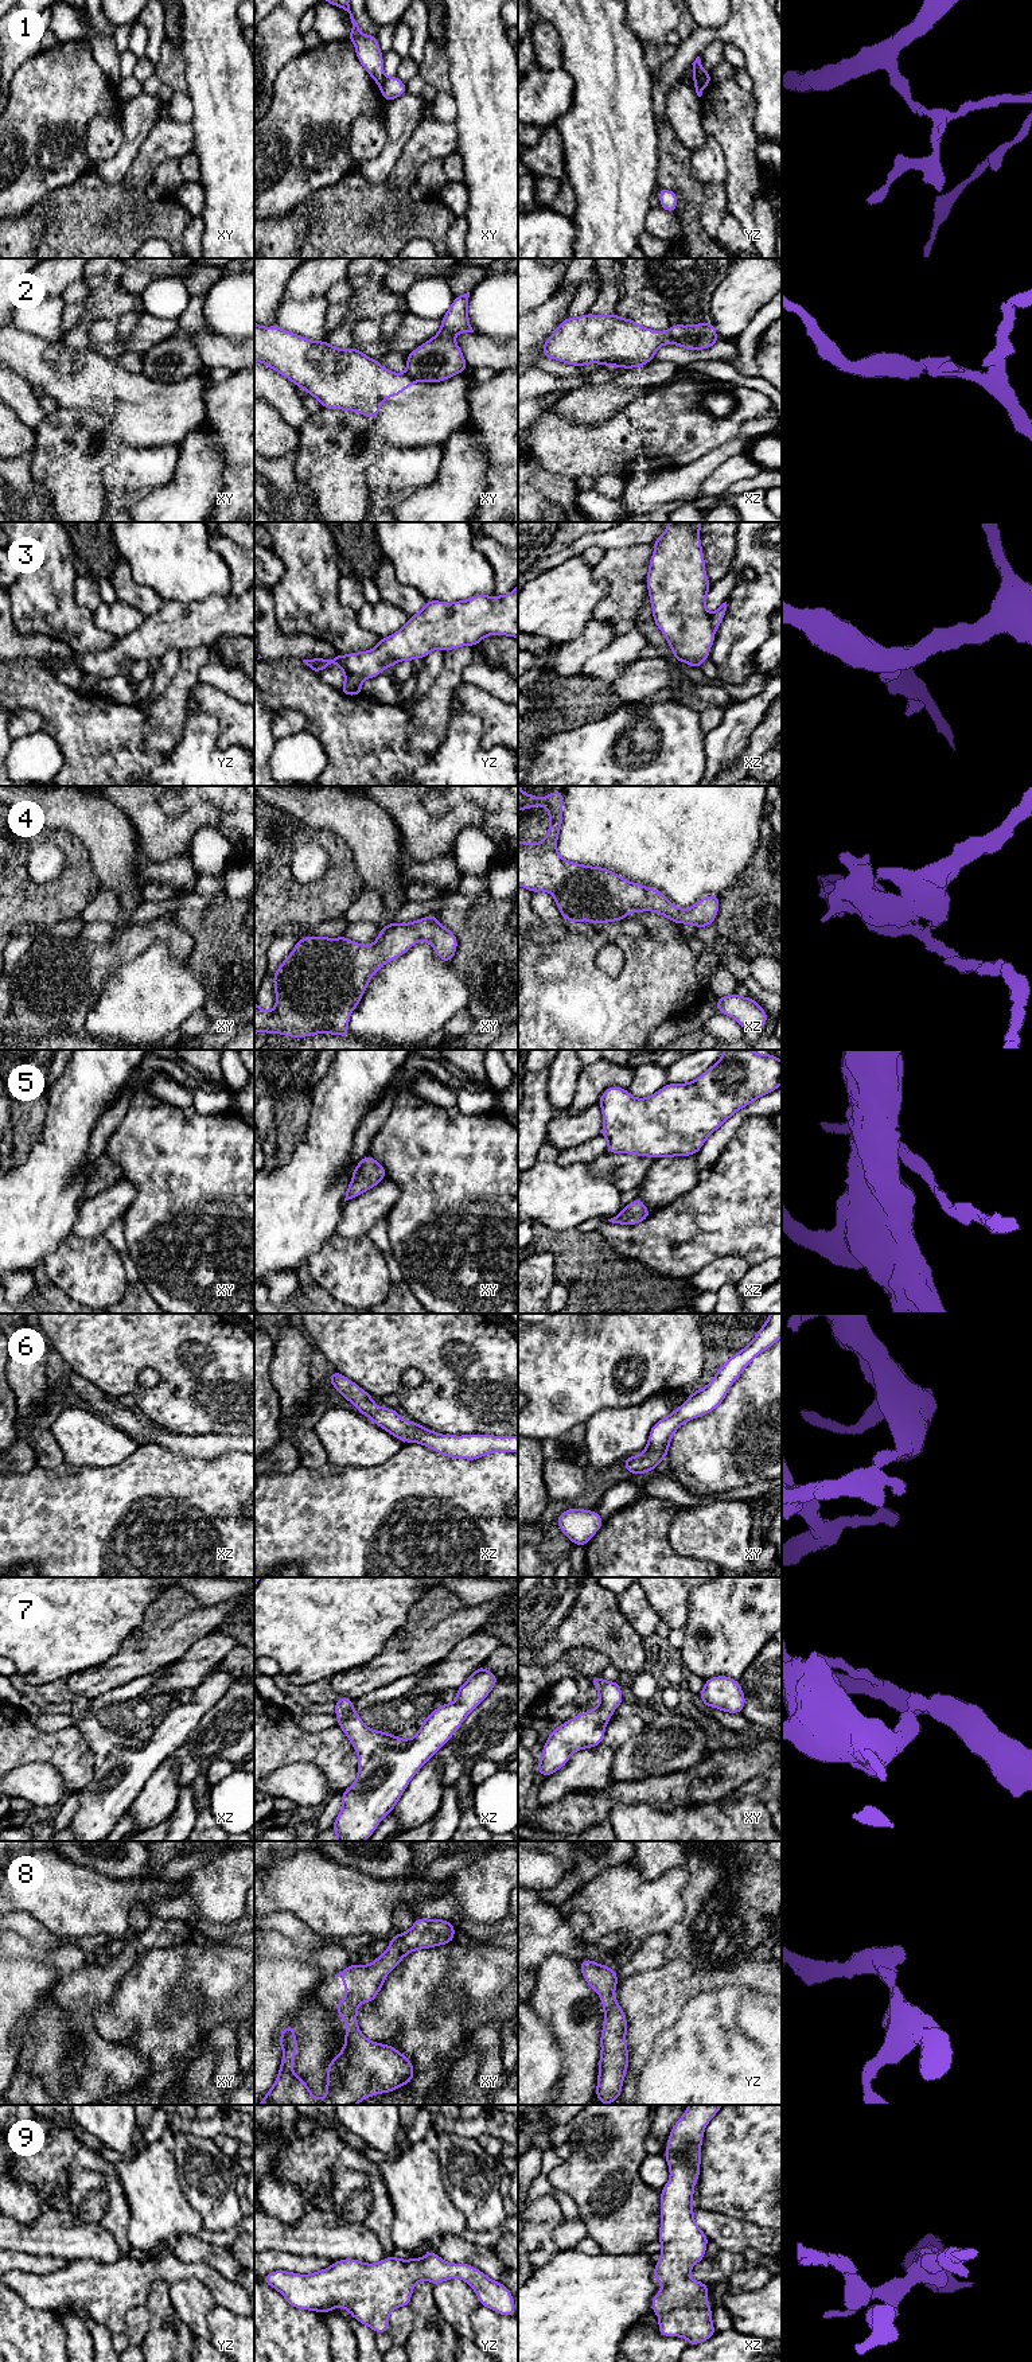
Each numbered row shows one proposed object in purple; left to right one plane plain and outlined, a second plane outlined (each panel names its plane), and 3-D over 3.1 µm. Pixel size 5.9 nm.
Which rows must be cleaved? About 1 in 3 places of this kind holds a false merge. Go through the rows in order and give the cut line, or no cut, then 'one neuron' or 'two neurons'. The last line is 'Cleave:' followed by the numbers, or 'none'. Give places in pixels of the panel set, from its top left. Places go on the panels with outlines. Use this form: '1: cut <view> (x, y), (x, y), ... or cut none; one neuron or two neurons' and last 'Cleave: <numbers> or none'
1: cut yz (709, 74), (694, 82); two neurons
2: cut xz (669, 330), (677, 343); two neurons
3: cut yz (345, 672), (357, 674), (362, 680); two neurons
4: cut none; one neuron
5: cut none; one neuron
6: cut none; one neuron
7: cut none; one neuron
8: cut none; one neuron
9: cut none; one neuron
Cleave: 1, 2, 3

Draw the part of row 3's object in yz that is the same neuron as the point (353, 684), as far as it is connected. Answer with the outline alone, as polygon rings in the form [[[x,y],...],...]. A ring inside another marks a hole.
[[[344,673],[344,685],[339,689],[343,694],[357,696],[362,693],[362,681],[358,676]]]

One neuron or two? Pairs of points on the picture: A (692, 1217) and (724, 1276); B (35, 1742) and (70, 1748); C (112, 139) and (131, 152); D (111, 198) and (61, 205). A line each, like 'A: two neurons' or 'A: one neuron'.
A: two neurons
B: one neuron
C: two neurons
D: one neuron

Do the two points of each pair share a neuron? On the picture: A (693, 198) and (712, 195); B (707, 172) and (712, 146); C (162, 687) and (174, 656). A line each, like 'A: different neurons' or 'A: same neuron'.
A: different neurons
B: same neuron
C: same neuron

